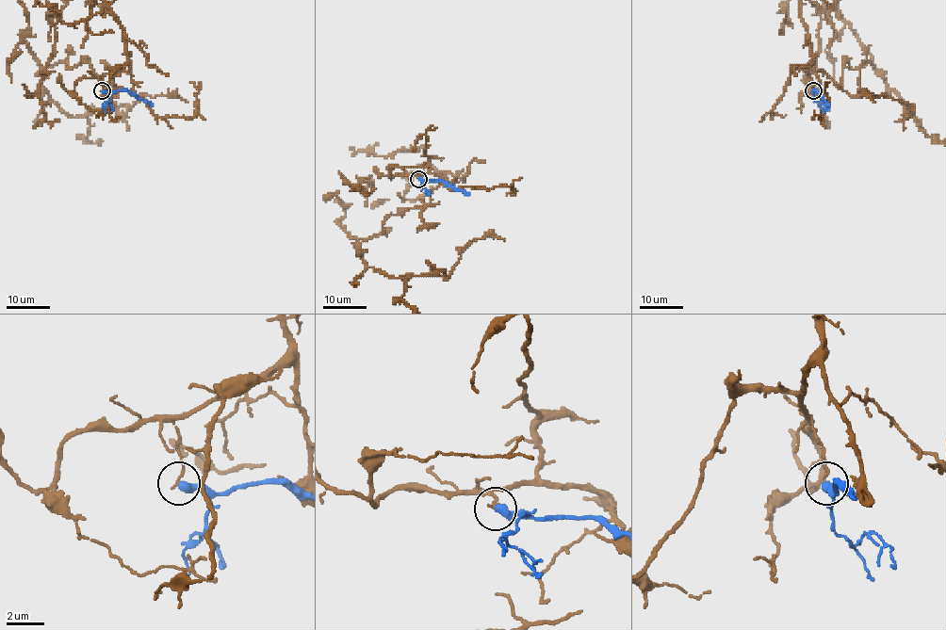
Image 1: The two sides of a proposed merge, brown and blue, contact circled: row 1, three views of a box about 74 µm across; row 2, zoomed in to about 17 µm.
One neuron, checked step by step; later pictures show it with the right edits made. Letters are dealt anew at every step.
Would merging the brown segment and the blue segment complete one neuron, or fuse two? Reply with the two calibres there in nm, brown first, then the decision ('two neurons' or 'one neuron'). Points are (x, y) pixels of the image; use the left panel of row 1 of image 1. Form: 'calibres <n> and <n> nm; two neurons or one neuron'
calibres 140 and 440 nm; two neurons

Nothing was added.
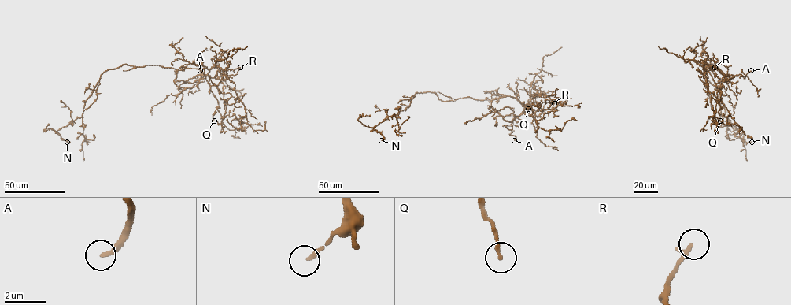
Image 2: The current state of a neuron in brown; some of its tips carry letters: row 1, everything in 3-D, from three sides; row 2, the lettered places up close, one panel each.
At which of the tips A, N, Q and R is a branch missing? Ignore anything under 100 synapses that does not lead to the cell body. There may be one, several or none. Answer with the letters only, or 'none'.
A

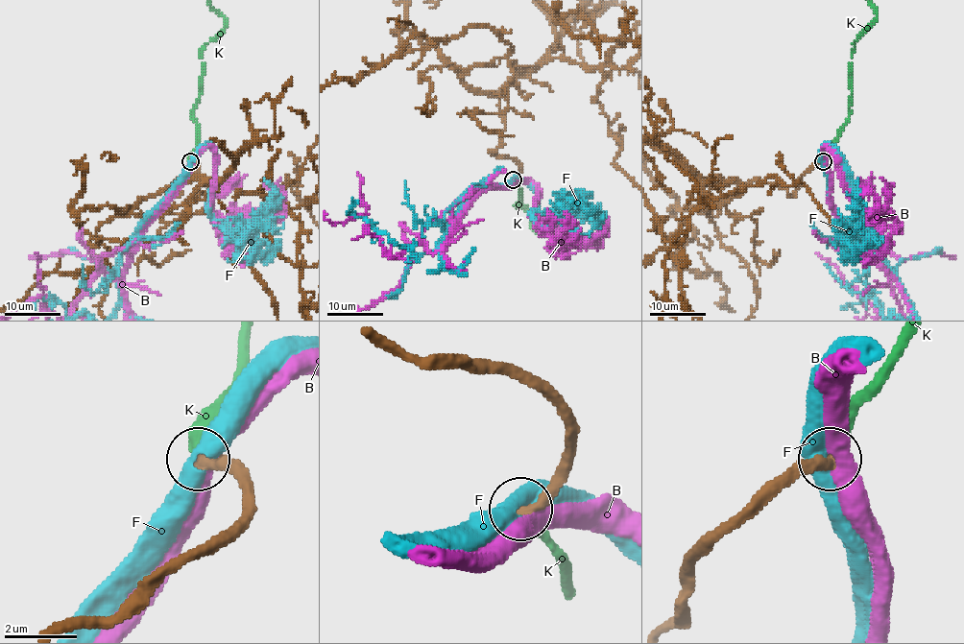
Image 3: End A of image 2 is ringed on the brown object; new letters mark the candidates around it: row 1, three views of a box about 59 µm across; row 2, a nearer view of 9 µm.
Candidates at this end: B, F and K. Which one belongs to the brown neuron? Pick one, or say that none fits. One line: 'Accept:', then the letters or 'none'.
Accept: K

